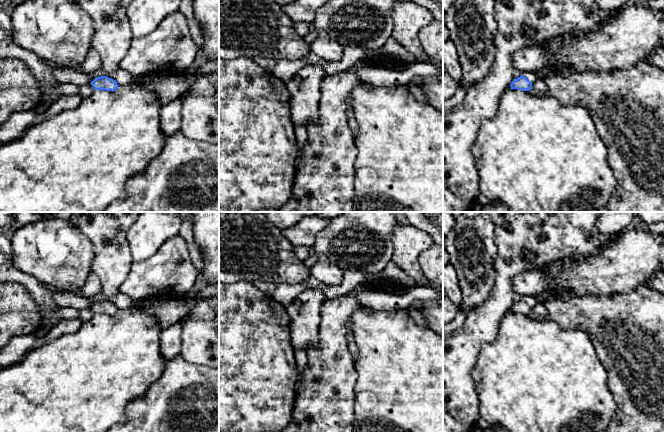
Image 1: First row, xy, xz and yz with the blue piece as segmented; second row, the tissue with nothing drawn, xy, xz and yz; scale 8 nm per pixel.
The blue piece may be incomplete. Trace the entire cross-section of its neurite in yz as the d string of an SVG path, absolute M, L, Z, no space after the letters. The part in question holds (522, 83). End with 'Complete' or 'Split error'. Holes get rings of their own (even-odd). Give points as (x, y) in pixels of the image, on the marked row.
M629 3L612 12L615 14L612 20L601 20L597 27L591 31L578 35L561 35L538 44L547 50L547 54L551 58L551 63L535 71L523 72L520 77L513 79L510 84L511 89L529 91L532 88L532 84L540 79L541 73L559 69L563 66L571 66L579 71L628 69L639 62L647 61L656 48L664 48L664 11L653 10L648 5L640 6Z. Split error

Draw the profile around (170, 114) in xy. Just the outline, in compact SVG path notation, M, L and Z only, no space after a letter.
M183 95L160 109L160 126L163 135L166 137L180 131Z

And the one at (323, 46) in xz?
M324 32L310 44L310 51L327 62L338 62L343 56L343 46Z

